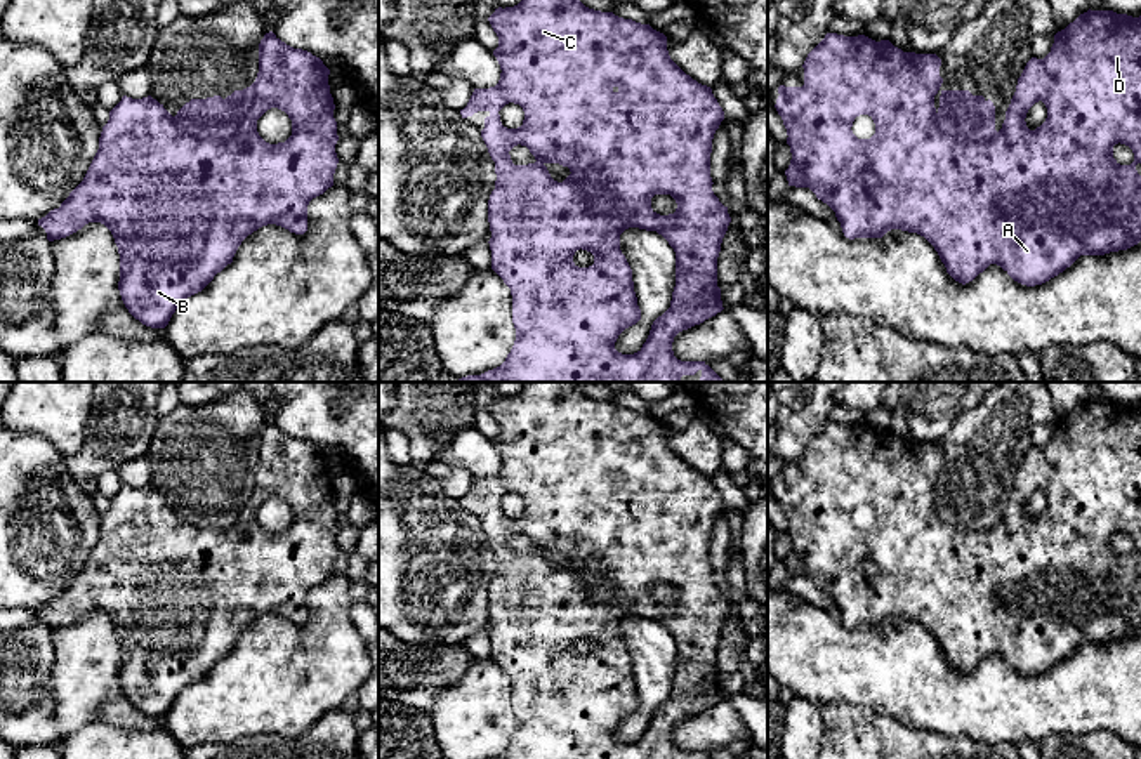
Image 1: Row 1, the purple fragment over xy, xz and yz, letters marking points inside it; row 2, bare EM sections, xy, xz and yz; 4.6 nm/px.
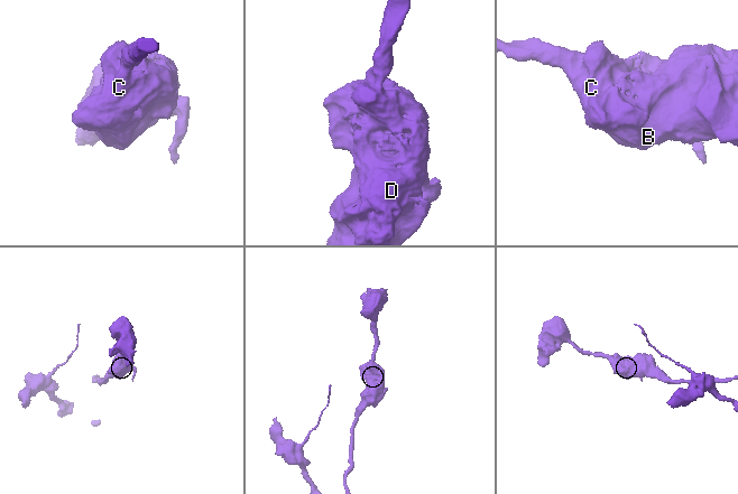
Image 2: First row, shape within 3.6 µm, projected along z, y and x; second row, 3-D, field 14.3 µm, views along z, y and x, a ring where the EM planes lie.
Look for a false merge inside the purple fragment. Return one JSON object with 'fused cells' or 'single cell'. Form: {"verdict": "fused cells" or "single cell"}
{"verdict": "single cell"}

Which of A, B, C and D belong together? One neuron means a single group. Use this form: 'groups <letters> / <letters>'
groups A B C D

